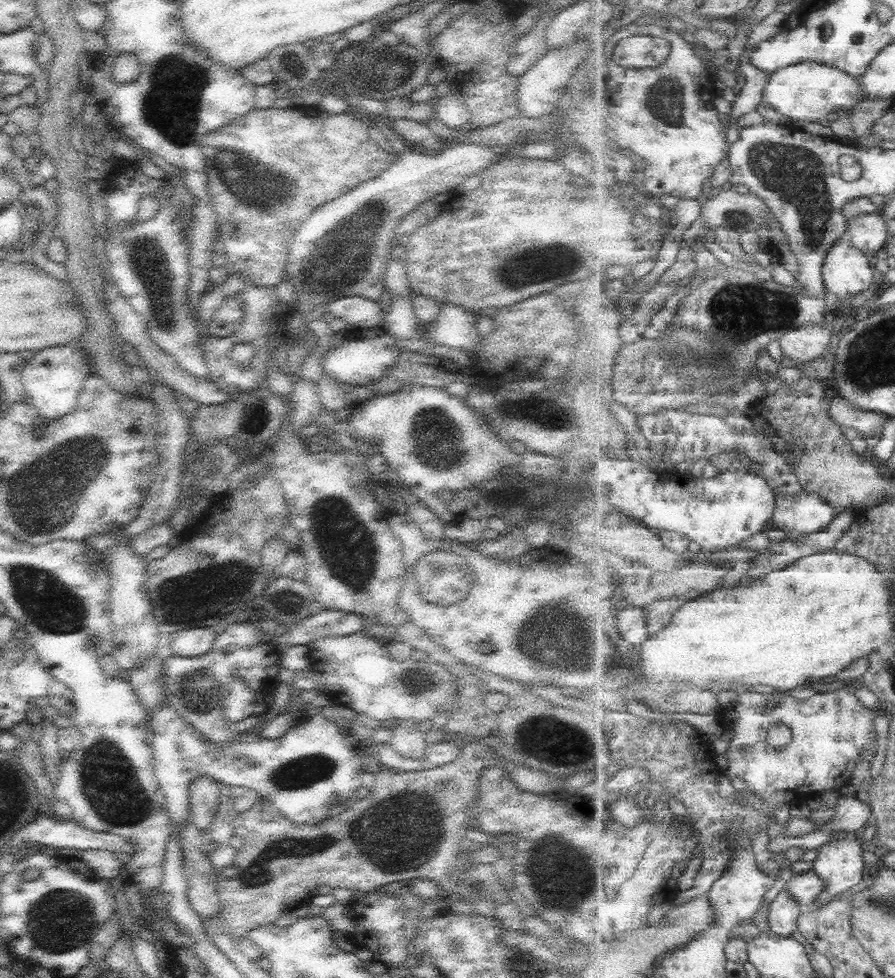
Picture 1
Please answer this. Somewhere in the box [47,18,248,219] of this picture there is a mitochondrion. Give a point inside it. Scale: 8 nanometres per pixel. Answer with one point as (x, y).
(171, 105)

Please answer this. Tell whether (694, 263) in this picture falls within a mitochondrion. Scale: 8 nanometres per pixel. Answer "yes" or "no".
no

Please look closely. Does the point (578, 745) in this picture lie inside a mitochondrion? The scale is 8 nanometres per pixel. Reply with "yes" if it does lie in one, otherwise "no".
yes

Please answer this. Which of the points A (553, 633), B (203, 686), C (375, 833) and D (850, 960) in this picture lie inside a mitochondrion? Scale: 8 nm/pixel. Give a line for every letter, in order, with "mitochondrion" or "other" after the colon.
A: mitochondrion
B: mitochondrion
C: mitochondrion
D: other

